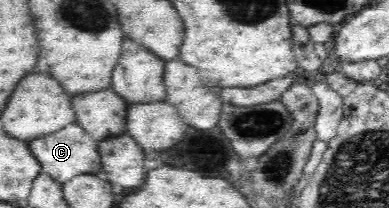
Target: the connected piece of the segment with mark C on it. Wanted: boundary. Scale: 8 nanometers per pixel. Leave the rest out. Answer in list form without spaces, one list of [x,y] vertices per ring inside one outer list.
[[[72,122],[49,134],[28,140],[27,146],[36,162],[40,164],[40,173],[63,185],[76,175],[100,174],[102,164],[100,164],[97,143],[96,137],[92,137],[82,127]]]

